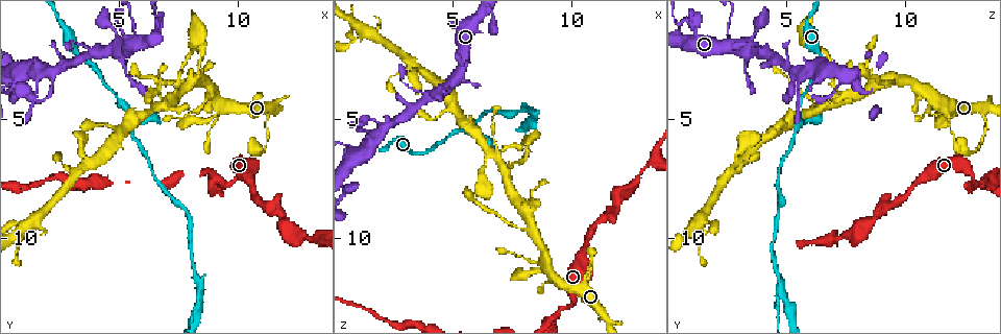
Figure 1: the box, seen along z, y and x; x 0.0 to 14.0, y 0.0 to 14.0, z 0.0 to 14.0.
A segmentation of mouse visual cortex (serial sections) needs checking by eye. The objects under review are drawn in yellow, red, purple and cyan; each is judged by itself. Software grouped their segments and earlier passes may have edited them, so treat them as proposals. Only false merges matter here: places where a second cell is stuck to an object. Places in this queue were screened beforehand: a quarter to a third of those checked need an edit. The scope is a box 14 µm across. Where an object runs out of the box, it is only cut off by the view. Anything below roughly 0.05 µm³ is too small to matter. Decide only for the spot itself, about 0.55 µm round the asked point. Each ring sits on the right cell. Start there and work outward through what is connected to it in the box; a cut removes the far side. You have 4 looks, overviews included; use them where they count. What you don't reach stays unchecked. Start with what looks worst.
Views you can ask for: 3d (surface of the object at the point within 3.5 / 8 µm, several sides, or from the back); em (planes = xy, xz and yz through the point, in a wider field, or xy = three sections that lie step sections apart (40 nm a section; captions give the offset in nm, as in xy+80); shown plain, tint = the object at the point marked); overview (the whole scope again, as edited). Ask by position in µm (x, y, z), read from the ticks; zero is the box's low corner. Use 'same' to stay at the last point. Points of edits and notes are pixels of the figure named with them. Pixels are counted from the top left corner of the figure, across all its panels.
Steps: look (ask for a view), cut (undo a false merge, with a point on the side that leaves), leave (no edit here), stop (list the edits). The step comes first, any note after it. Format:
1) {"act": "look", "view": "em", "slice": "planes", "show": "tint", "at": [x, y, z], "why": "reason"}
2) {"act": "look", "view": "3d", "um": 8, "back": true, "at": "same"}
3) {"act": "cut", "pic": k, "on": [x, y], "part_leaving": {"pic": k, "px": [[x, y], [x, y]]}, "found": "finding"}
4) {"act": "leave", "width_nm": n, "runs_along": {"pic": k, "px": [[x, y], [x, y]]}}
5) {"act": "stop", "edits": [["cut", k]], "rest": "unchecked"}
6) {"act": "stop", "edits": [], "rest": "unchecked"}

{"act": "look", "view": "em", "slice": "xy", "step": 3, "show": "tint", "at": [5.5, 5.2, 5.4], "why": "branch point"}

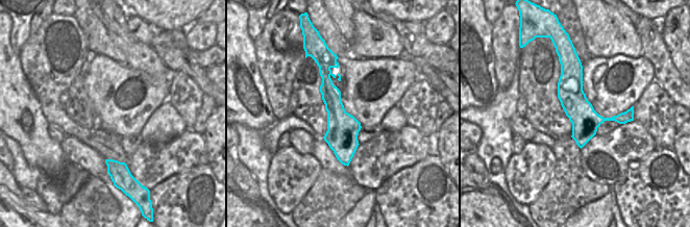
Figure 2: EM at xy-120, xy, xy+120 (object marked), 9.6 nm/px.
{"act": "look", "view": "3d", "um": 3.5, "at": "same", "why": "wider look"}

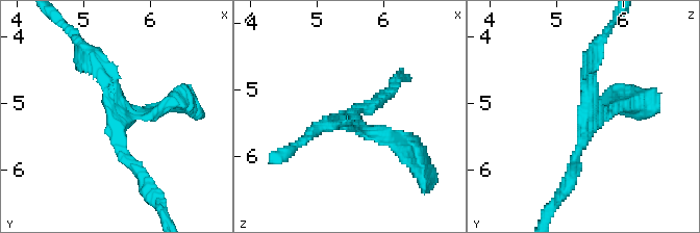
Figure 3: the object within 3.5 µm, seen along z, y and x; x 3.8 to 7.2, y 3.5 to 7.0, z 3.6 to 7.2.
{"act": "leave", "width_nm": 300, "runs_along": {"pic": 2, "px": [[330, 62], [346, 162]]}, "found": "continuous, no second cell"}

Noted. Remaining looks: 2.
{"act": "look", "view": "em", "slice": "xy", "step": 3, "show": "tint", "at": [8.4, 12.2, 4.8], "why": "arms part here"}

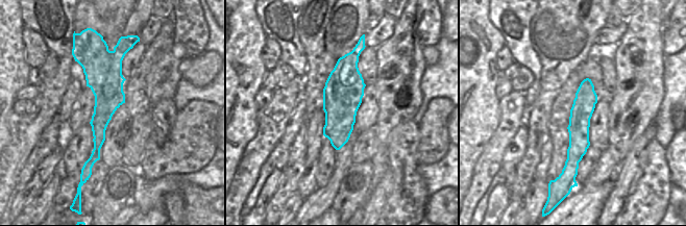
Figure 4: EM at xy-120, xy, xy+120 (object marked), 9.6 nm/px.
{"act": "look", "view": "3d", "um": 3.5, "at": "same", "why": "see where the arms go"}

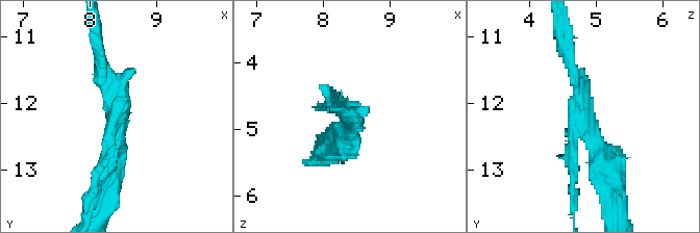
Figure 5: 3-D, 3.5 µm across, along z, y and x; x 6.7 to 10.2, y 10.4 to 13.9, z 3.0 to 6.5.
{"act": "cut", "pic": 5, "on": [573, 176], "arm_widths_nm": [150, 200, 250], "found": "two cells meet here"}

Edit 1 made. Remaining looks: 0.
{"act": "stop", "edits": [["cut", 5]], "rest": "unchecked"}

